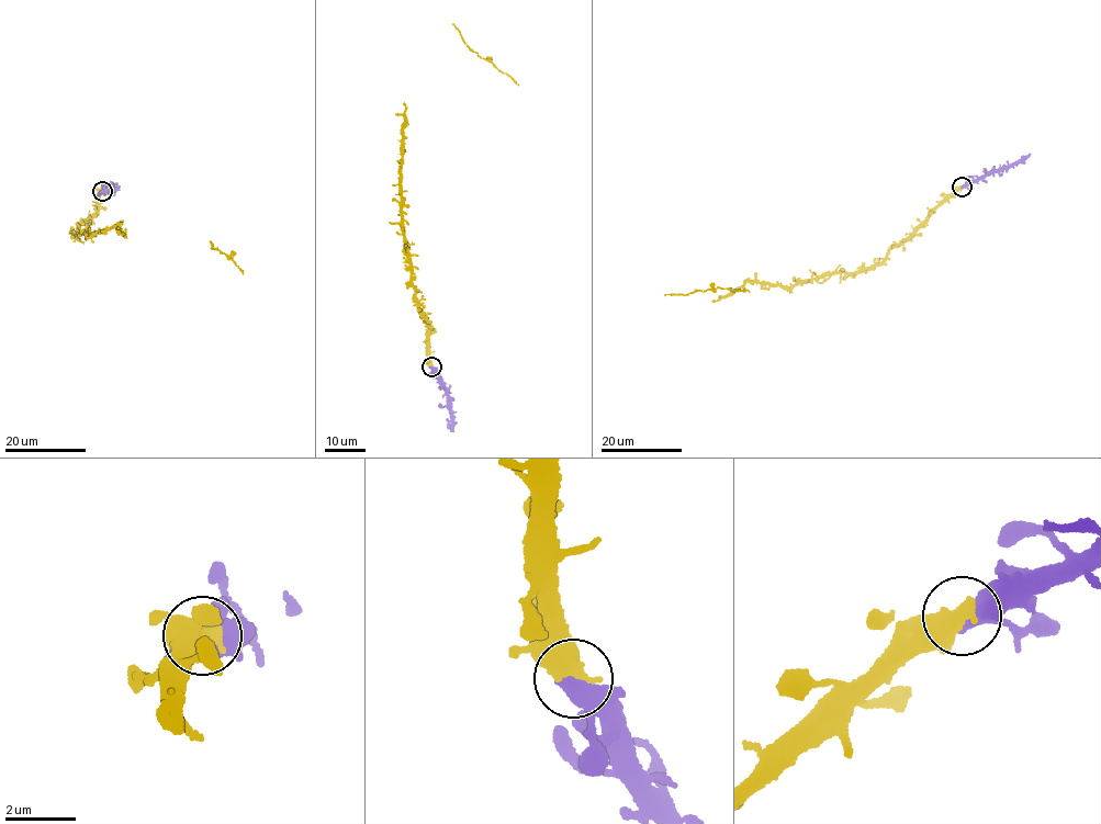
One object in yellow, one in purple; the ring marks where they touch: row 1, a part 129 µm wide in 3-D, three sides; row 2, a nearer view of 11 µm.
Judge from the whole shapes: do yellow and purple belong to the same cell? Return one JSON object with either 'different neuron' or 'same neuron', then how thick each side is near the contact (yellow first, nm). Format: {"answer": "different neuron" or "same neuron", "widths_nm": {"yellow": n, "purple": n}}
{"answer": "same neuron", "widths_nm": {"yellow": 650, "purple": 440}}

